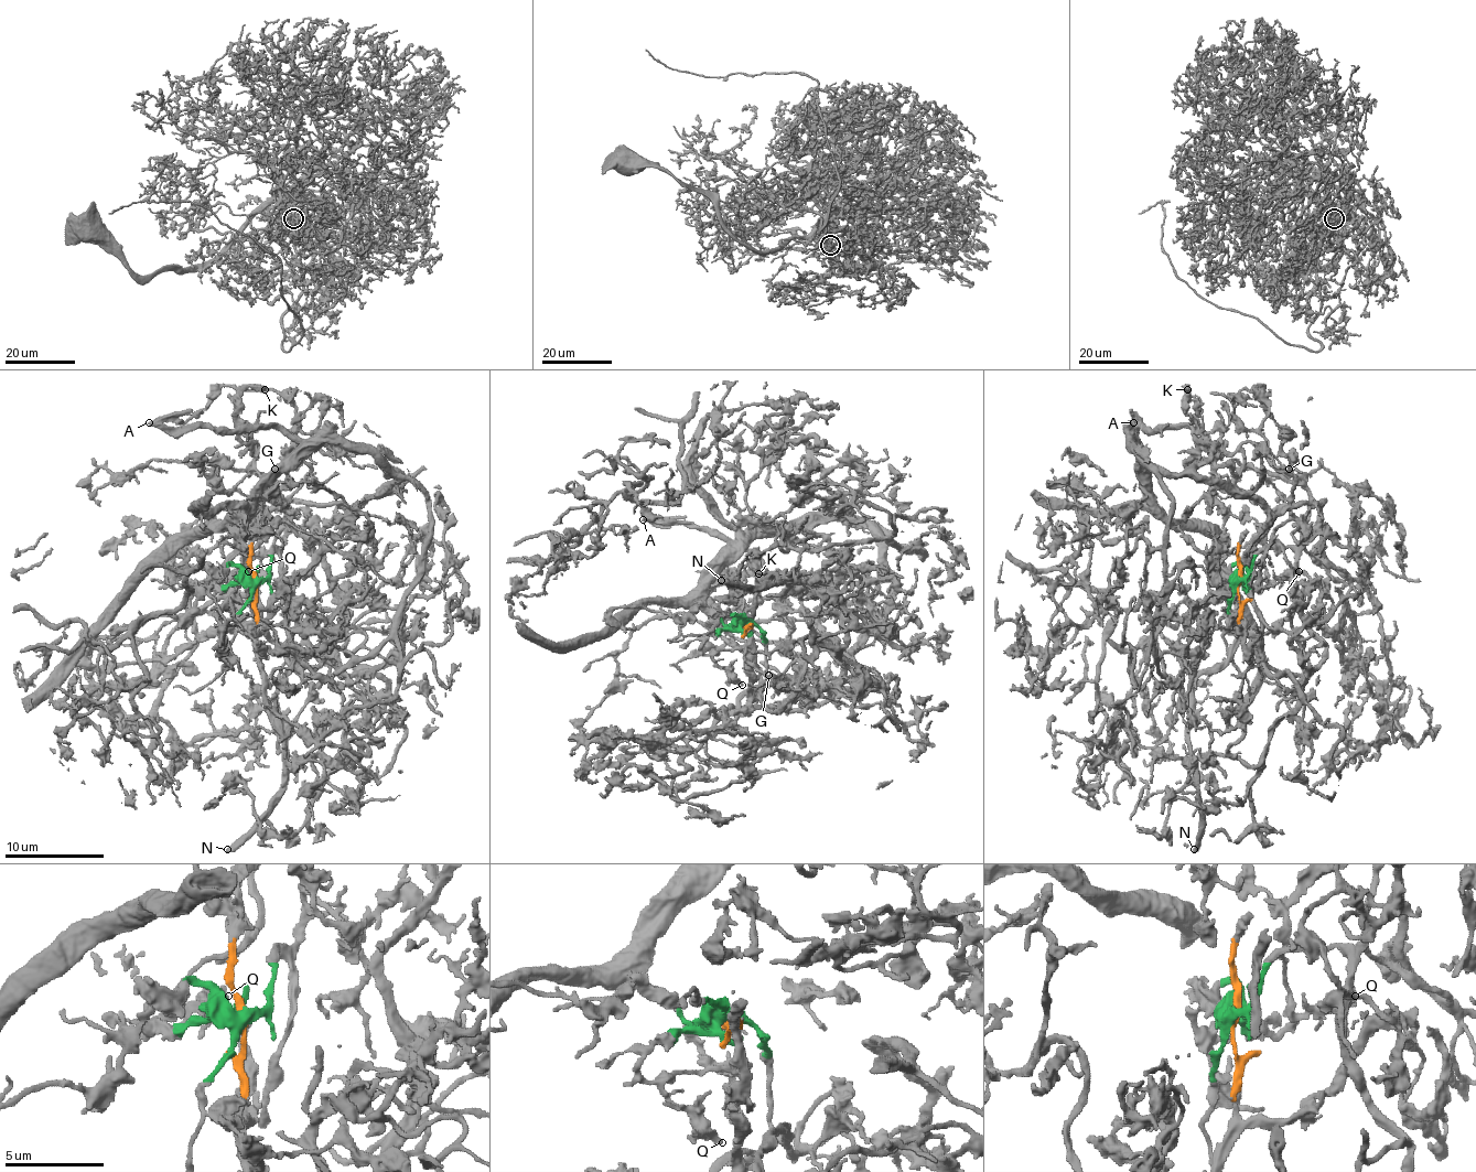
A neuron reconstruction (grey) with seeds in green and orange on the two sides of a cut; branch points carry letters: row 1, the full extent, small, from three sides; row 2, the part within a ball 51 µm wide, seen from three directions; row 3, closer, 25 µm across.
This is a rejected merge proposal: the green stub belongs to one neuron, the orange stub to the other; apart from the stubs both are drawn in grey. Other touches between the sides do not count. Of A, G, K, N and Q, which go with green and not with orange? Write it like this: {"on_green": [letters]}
{"on_green": ["A", "G", "K", "Q"]}

